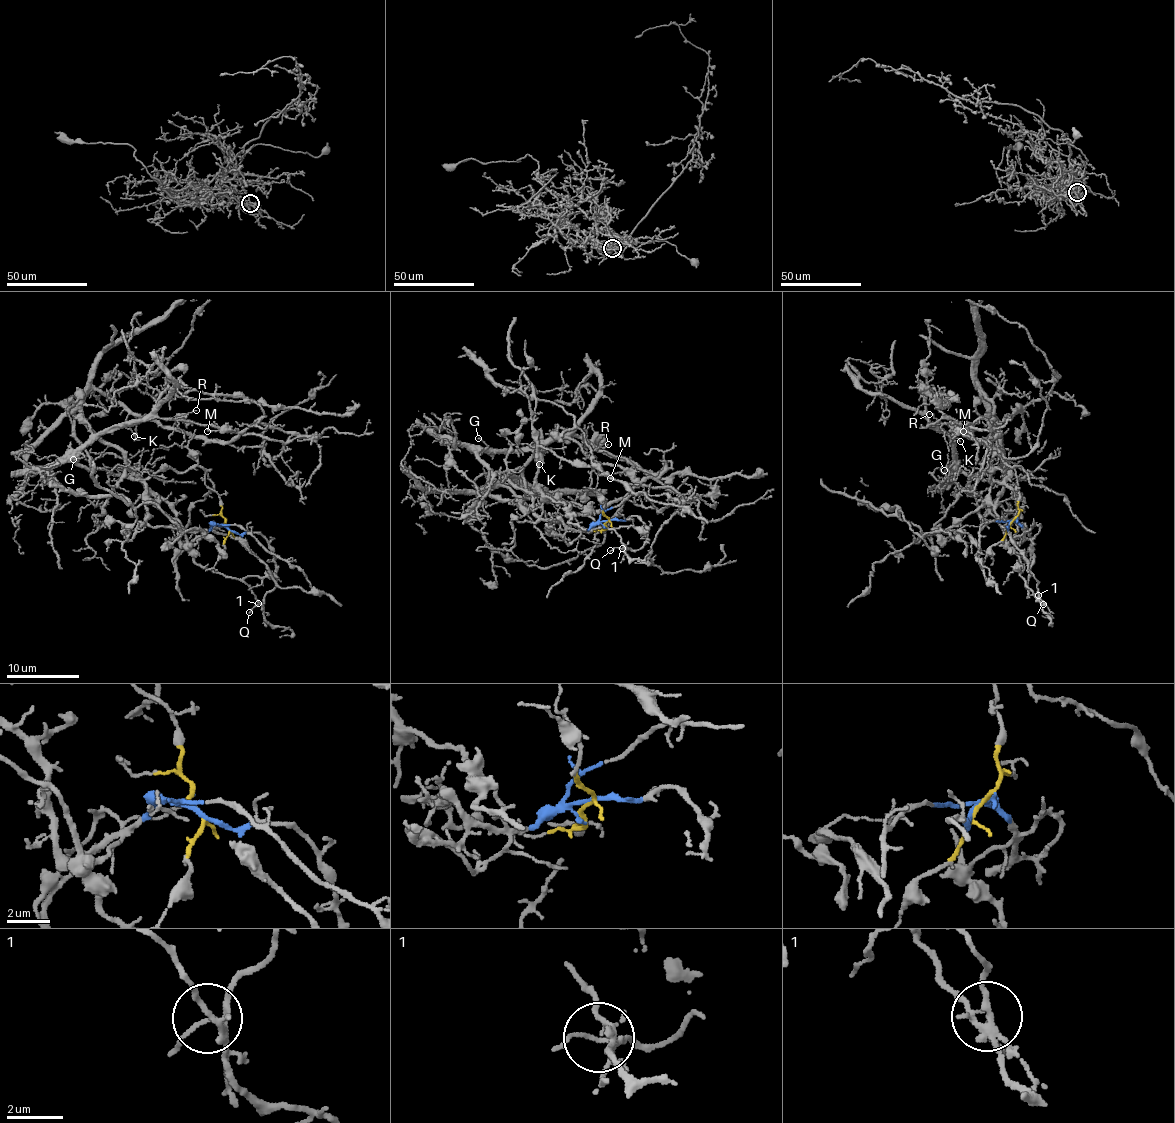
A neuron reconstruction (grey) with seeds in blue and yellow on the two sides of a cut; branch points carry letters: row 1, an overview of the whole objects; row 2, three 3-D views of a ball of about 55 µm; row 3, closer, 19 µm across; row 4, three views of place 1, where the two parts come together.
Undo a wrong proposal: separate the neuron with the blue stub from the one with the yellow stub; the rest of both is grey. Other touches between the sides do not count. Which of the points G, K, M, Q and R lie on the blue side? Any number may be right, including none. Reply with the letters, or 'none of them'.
Q

